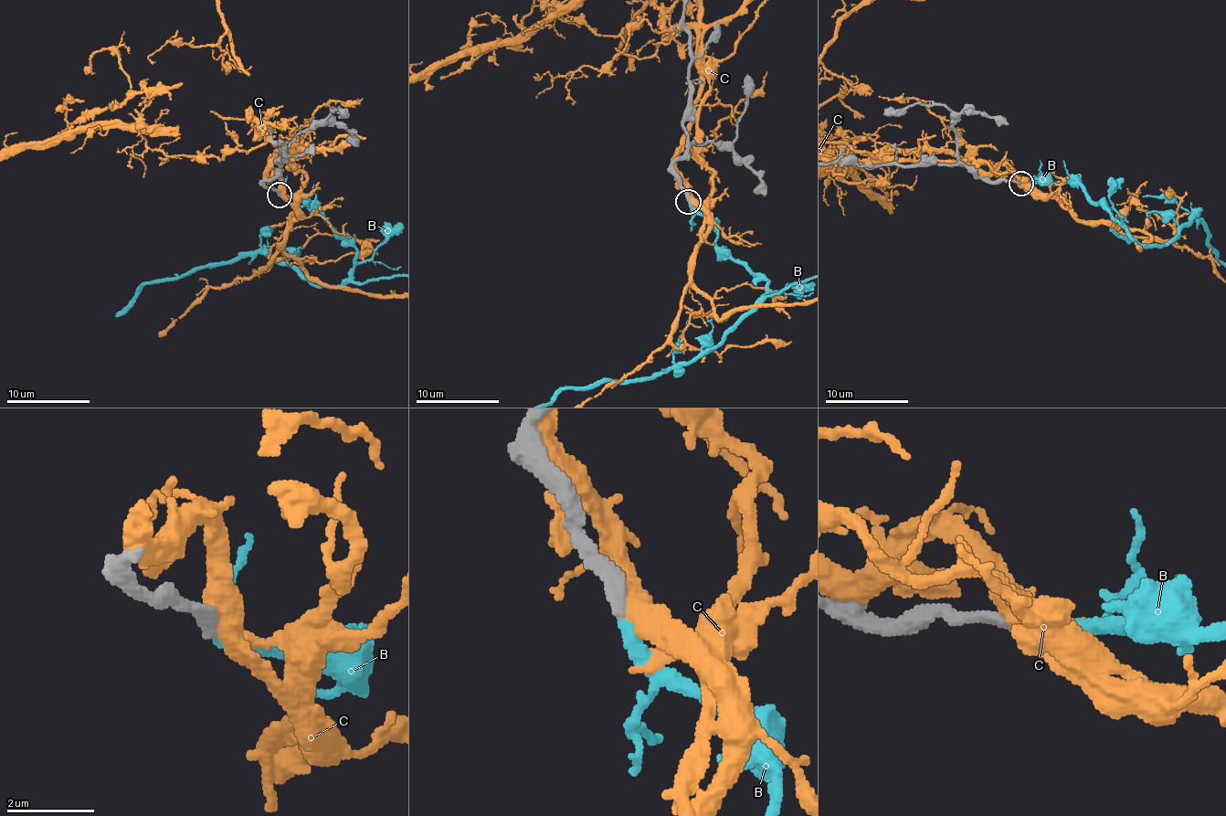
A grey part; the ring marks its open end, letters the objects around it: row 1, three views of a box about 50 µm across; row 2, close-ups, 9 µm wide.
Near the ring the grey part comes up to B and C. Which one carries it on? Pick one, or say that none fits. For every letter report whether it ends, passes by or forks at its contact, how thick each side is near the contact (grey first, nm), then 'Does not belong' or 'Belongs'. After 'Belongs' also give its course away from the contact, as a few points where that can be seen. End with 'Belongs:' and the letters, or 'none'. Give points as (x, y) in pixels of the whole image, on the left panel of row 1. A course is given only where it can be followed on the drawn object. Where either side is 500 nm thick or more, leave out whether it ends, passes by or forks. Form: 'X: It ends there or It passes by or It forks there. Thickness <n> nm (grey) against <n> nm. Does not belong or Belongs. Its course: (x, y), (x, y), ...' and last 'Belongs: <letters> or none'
B: It ends there. Thickness 320 nm (grey) against 320 nm. Belongs
C: Thickness 360 nm (grey) against 500 nm. Does not belong
Belongs: B

